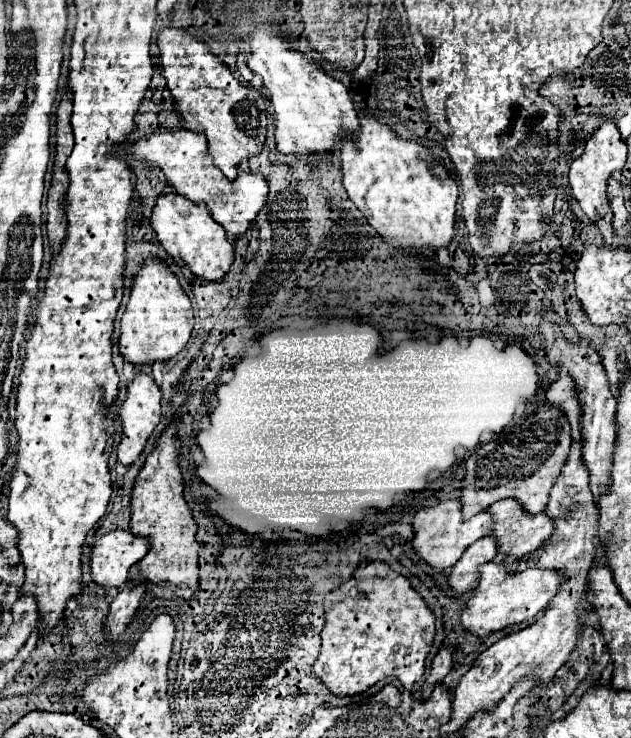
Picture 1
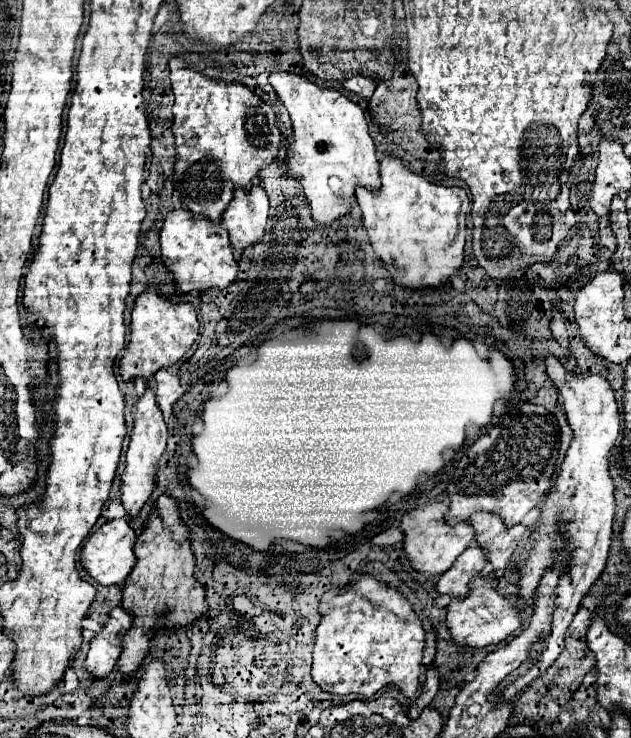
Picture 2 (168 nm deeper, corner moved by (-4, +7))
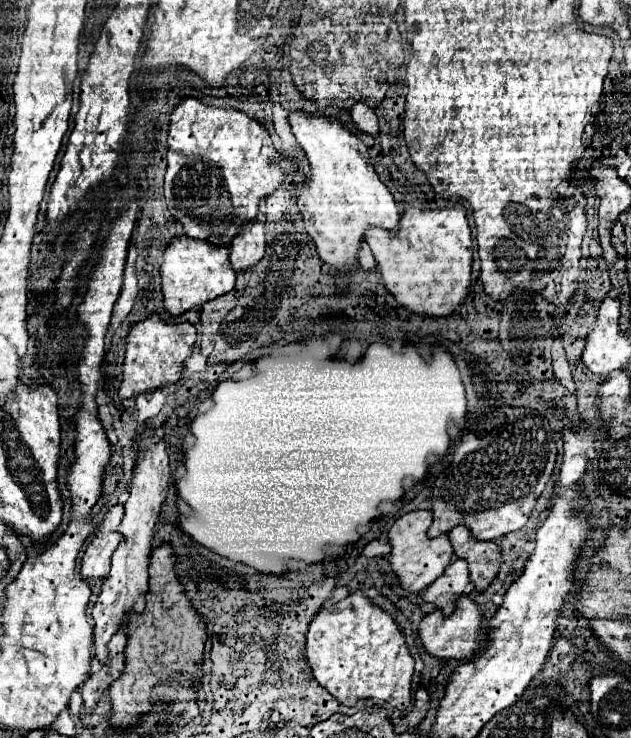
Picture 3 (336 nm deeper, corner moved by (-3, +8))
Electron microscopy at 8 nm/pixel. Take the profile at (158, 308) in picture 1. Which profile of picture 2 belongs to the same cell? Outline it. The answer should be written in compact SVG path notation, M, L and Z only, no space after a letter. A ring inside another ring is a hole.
M148 287L142 295L138 295L132 309L130 327L130 345L120 359L120 373L124 381L134 377L150 377L158 369L174 365L180 357L184 357L198 337L198 319L194 307L190 303L172 303L160 295L156 287Z

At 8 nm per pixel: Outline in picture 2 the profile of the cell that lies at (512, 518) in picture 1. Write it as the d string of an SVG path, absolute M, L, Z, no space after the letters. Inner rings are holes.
M476 511L474 515L470 515L468 523L474 525L476 541L486 551L488 561L494 565L494 573L498 577L502 577L504 569L506 569L506 565L510 561L510 555L514 553L518 541L522 537L526 537L526 533L530 529L524 527L524 525L506 527L498 519L498 515L486 513L486 511Z

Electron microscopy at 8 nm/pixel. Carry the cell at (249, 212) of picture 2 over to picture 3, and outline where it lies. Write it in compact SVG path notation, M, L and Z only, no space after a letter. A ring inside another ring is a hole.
M253 222L251 228L241 234L229 246L229 260L237 272L251 270L265 256L265 224Z

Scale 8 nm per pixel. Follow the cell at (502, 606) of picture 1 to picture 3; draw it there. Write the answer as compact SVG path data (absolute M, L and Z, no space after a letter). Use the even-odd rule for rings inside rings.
M469 596L459 598L457 608L451 616L443 618L441 610L433 610L431 614L427 614L419 624L419 638L425 652L435 658L455 658L455 660L463 660L479 652L477 650L479 648L479 622L483 622L481 614L483 612Z

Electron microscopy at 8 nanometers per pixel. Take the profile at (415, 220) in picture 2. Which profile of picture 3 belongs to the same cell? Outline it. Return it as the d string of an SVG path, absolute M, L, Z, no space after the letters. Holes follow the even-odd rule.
M401 204L401 206L405 206L405 212L401 214L401 228L397 234L381 228L371 228L367 232L367 244L373 250L377 268L383 276L383 284L395 296L397 304L401 304L409 312L415 312L419 316L435 316L435 318L449 316L451 312L459 310L459 306L469 296L469 288L471 288L473 240L465 218L465 210L461 208L461 204L451 204L449 208L441 208L441 210L419 210L411 204Z

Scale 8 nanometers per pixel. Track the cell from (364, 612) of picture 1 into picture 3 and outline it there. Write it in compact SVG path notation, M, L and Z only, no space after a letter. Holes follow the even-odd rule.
M353 592L345 600L329 608L323 608L313 618L313 622L309 624L309 632L307 632L305 656L313 670L315 680L345 706L355 706L359 700L365 700L365 698L377 698L377 700L391 704L397 710L411 708L413 658L405 646L403 632L399 630L397 622L391 620L389 614L385 614L379 606L375 606L361 592Z

